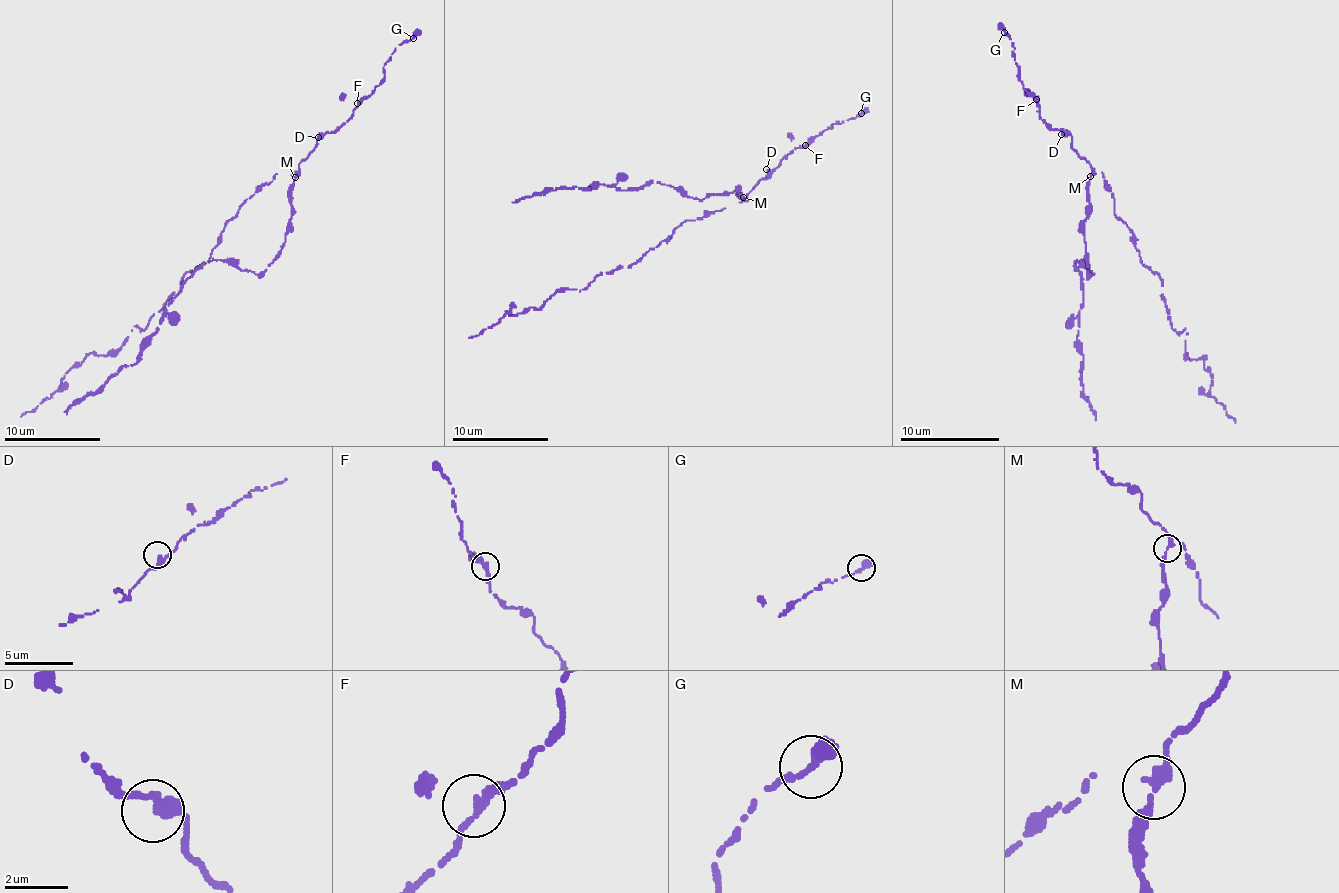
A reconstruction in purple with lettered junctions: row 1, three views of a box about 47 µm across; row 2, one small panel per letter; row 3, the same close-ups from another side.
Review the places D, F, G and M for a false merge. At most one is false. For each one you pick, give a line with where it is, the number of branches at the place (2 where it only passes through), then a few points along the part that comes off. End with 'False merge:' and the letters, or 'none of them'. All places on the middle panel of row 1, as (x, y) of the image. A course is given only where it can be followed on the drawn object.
M: at (743, 197); 2 branches meet; foreign part runs (742, 198), (735, 190), (699, 200), (650, 181), (629, 190), (573, 186), (515, 203)
False merge: M

